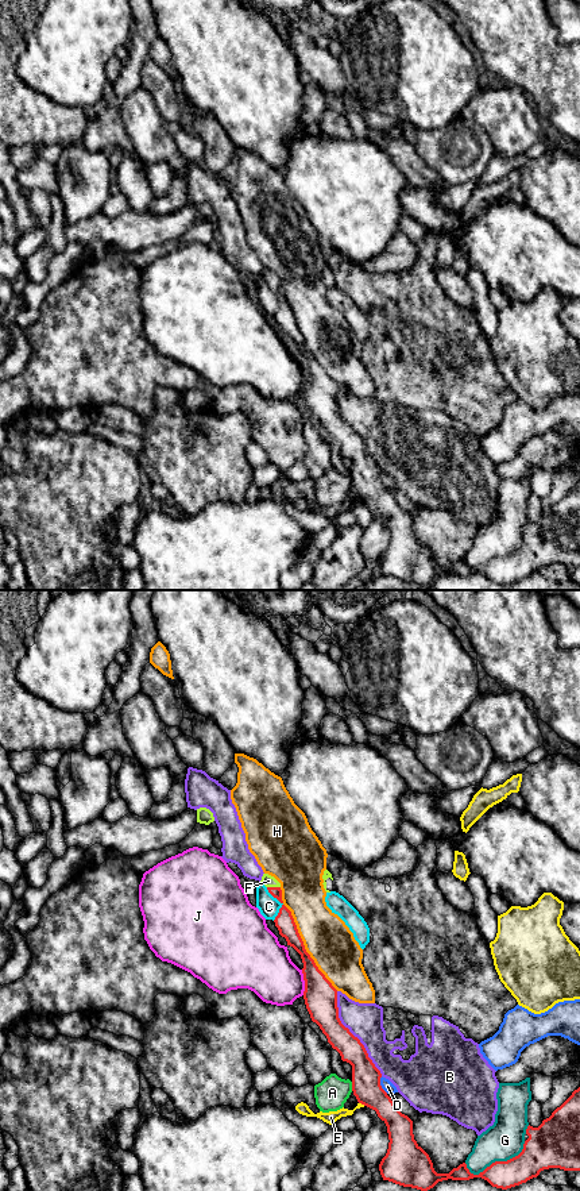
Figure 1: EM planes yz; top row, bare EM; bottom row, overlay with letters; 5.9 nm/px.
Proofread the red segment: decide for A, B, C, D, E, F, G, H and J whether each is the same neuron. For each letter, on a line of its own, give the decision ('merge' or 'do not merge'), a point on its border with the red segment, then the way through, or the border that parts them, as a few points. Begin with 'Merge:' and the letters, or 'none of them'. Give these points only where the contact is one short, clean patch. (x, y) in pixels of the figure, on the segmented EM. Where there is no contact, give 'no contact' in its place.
Merge: F
A: do not merge | yz (352, 1086) | along yz (351, 1082), (352, 1090)
B: do not merge | yz (351, 1033)
C: do not merge | yz (281, 902) | along yz (266, 887), (281, 904), (274, 920)
D: do not merge | yz (379, 1084)
E: do not merge | yz (362, 1103)
F: merge | yz (274, 887)
G: do not merge | yz (498, 1161)
H: do not merge | yz (301, 939)
J: do not merge | yz (305, 982) | along yz (301, 970), (304, 994)

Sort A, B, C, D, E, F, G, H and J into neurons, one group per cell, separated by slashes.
A / B / C / D / E / F / G / H / J

